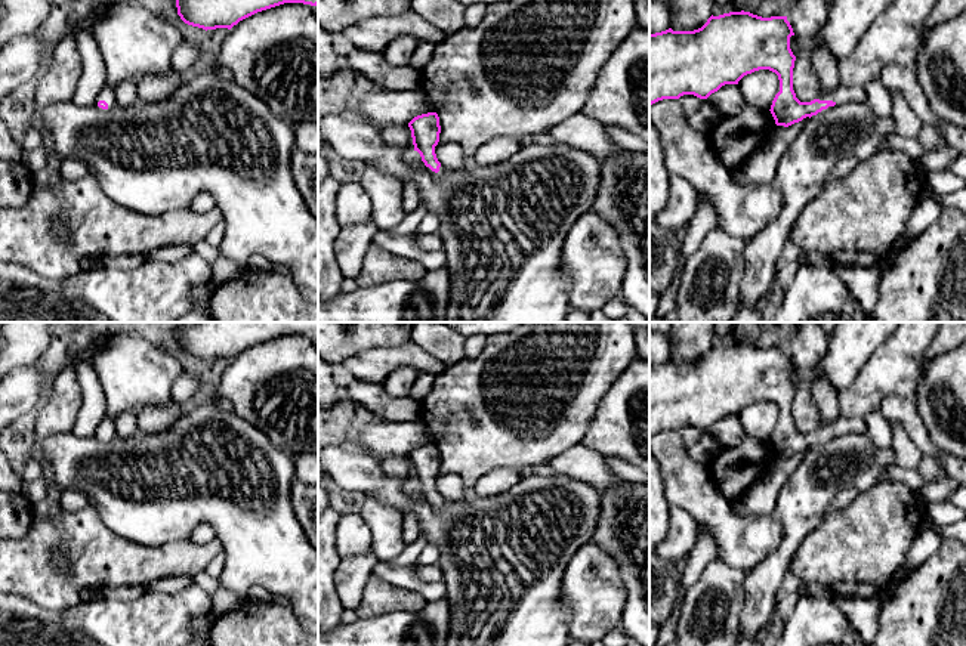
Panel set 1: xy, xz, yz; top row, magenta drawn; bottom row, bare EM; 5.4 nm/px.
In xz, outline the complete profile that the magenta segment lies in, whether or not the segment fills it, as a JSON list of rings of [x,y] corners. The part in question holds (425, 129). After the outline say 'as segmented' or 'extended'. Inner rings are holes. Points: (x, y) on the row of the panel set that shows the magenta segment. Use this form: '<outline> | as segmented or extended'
[[[428,112],[417,115],[408,123],[408,127],[411,130],[414,151],[420,154],[422,161],[436,179],[442,177],[445,167],[438,161],[435,154],[441,133],[438,114]]] | extended

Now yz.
[[[744,10],[719,16],[712,15],[701,28],[694,31],[673,31],[669,28],[649,34],[649,106],[663,99],[679,99],[683,95],[707,99],[722,86],[738,84],[744,75],[759,69],[769,69],[780,80],[780,92],[769,109],[777,126],[788,127],[840,103],[868,103],[862,87],[845,86],[820,93],[811,102],[800,102],[793,90],[796,56],[790,49],[791,35],[794,33],[787,16],[762,18]]] | extended

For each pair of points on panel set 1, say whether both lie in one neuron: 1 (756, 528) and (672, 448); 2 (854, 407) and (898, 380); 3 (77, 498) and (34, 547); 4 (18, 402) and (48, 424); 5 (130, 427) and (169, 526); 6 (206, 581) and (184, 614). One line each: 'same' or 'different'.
1: same
2: same
3: different
4: different
5: different
6: different

